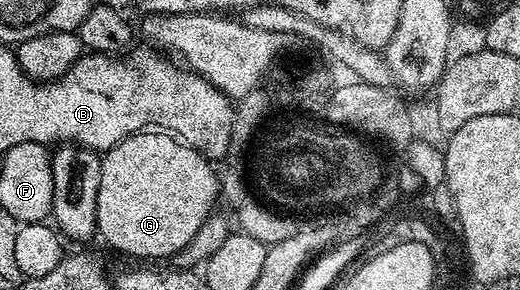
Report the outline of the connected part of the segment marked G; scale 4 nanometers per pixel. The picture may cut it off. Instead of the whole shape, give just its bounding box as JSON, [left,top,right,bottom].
[96,133,218,261]

